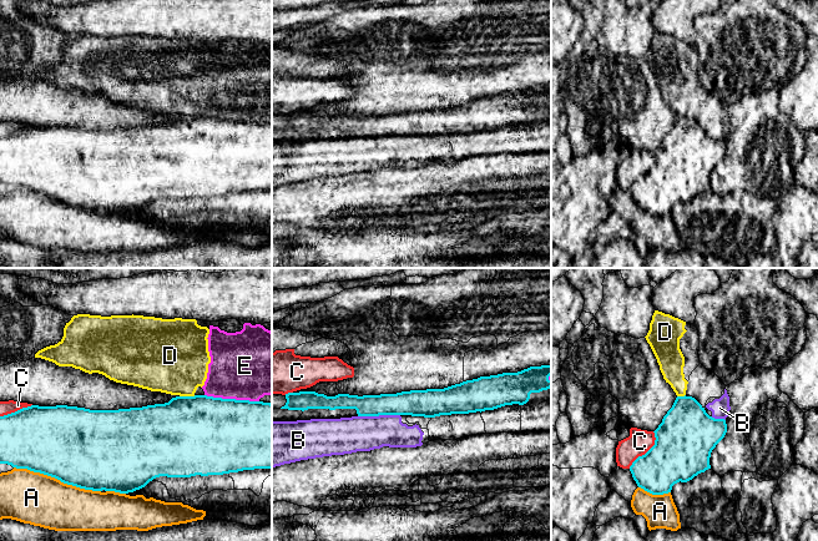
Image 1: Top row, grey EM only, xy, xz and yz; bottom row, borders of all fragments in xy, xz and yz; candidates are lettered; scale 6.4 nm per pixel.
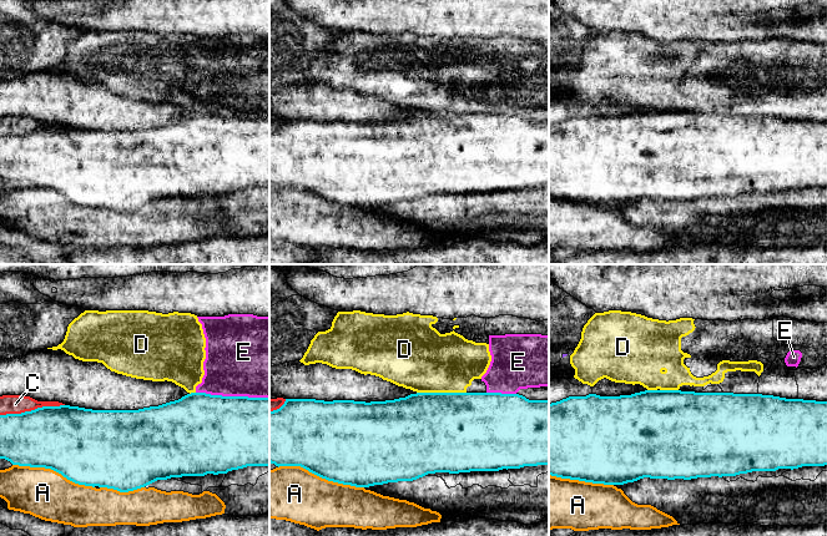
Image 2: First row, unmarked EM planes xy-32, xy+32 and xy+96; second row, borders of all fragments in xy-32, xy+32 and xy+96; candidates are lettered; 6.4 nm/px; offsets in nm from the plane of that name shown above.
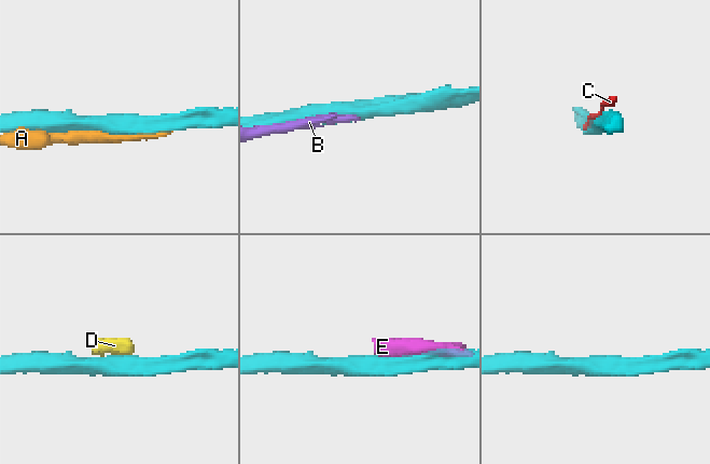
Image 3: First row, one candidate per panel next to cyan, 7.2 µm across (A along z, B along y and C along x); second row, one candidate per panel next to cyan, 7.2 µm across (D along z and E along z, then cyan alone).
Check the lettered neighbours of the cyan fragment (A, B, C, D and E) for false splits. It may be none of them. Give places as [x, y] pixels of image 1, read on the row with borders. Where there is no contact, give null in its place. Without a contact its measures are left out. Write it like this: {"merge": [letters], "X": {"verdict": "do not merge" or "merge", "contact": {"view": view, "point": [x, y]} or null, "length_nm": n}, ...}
{"merge": [], "A": {"verdict": "do not merge", "contact": {"view": "xy", "point": [57, 479]}, "length_nm": 600}, "B": {"verdict": "do not merge", "contact": {"view": "xz", "point": [378, 415]}, "length_nm": 280}, "C": {"verdict": "do not merge", "contact": {"view": "yz", "point": [647, 451]}, "length_nm": 280}, "D": {"verdict": "do not merge", "contact": {"view": "xy", "point": [187, 397]}, "length_nm": 100}, "E": {"verdict": "do not merge", "contact": {"view": "xy", "point": [232, 399]}, "length_nm": 360}}

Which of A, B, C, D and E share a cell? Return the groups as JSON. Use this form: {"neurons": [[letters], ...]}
{"neurons": [["A"], ["B", "D", "E"], ["C"]]}

